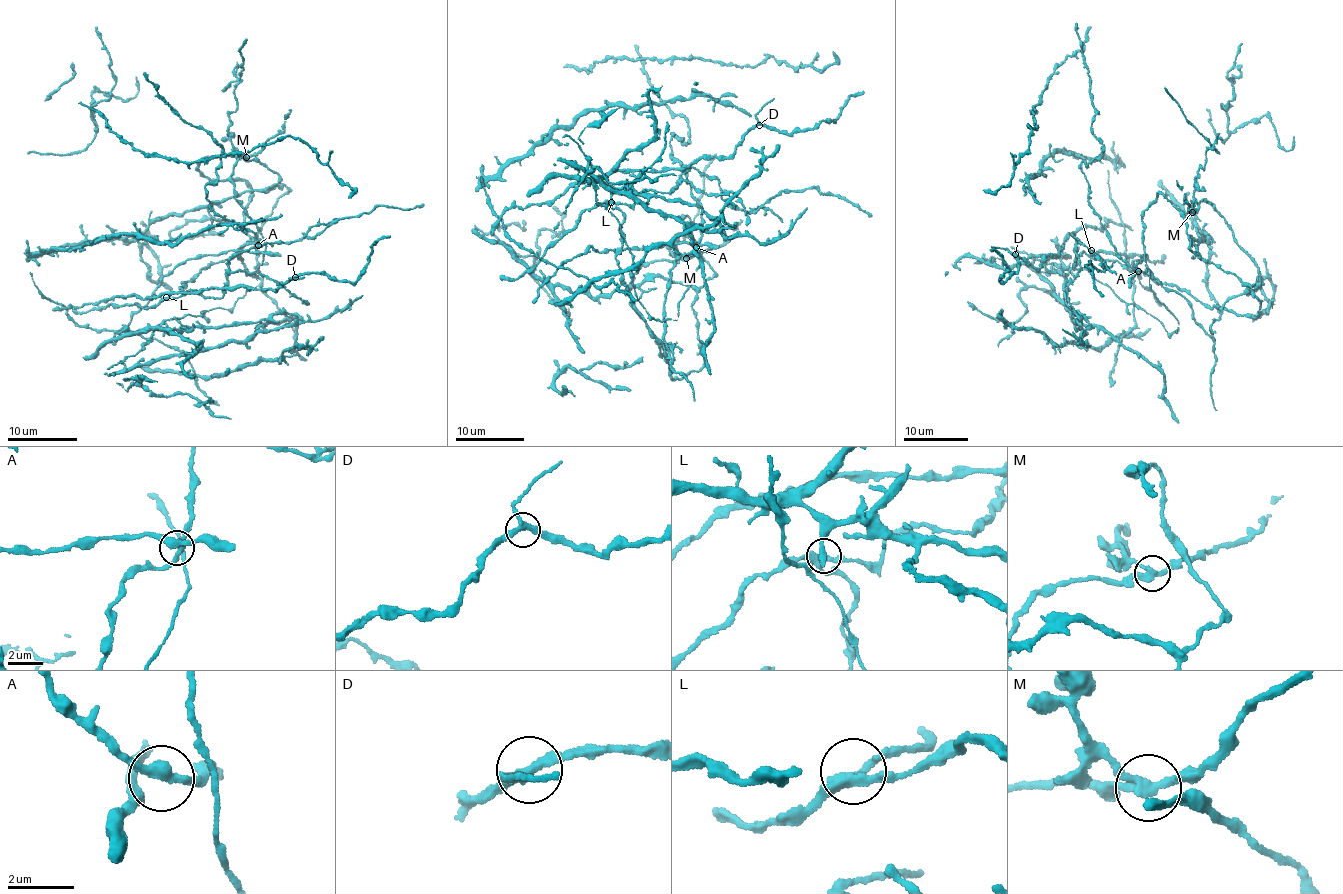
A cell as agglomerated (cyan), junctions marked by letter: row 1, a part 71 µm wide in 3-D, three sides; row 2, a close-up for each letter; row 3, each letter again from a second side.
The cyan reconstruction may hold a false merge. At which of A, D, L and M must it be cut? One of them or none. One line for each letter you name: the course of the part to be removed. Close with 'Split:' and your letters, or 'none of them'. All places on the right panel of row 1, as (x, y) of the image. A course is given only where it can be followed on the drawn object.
M: (1193, 211), (1199, 169), (1204, 169), (1210, 142), (1187, 120), (1165, 87)
Split: M

